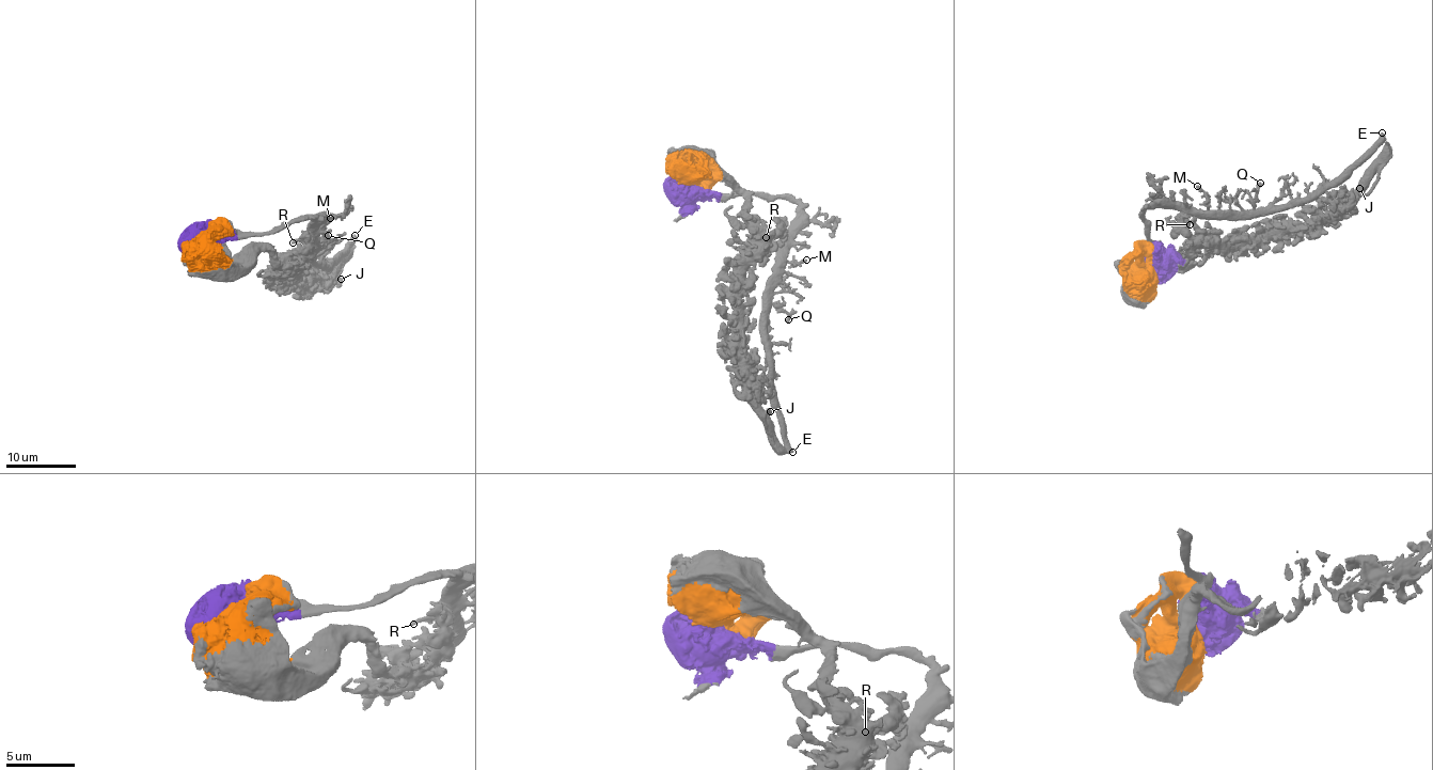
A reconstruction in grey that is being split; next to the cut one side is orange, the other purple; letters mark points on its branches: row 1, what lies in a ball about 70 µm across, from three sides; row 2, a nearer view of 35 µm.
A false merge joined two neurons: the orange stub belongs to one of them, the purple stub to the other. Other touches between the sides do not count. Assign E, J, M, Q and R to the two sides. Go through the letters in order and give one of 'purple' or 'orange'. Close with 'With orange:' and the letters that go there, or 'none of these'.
E: purple
J: orange
M: purple
Q: purple
R: orange
With orange: J, R

